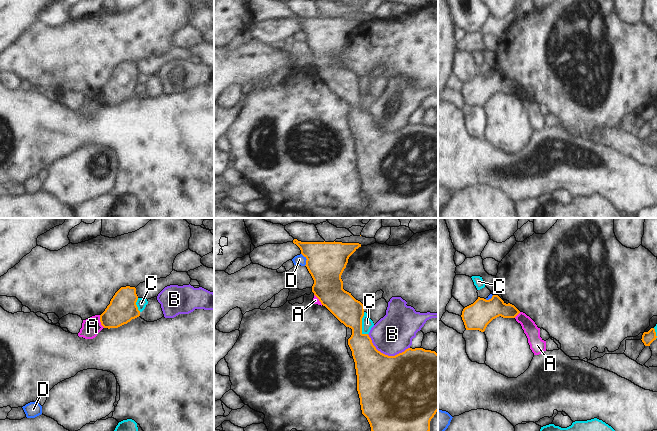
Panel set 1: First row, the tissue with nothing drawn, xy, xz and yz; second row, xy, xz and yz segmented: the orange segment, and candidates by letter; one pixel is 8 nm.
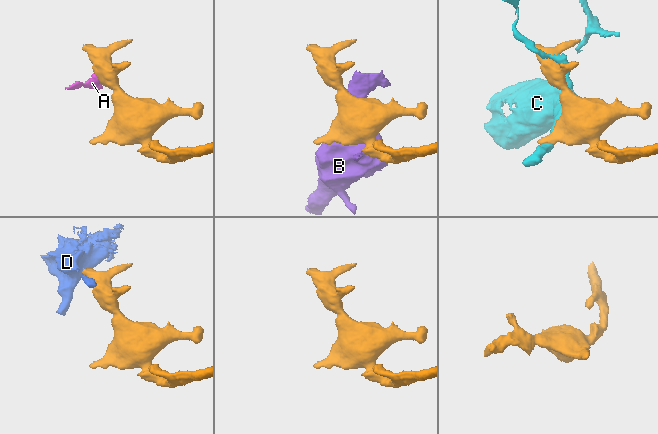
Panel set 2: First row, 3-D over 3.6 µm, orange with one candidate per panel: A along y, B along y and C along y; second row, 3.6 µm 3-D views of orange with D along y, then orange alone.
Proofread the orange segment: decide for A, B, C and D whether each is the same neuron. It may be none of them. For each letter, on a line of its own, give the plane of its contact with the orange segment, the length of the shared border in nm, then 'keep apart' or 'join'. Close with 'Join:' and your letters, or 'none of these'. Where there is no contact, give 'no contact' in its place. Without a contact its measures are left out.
A: contact in xy; length 110 nm; keep apart
B: contact in xz; length 360 nm; keep apart
C: contact in xz; length 190 nm; keep apart
D: contact in xz; length 110 nm; keep apart
Join: none of these

